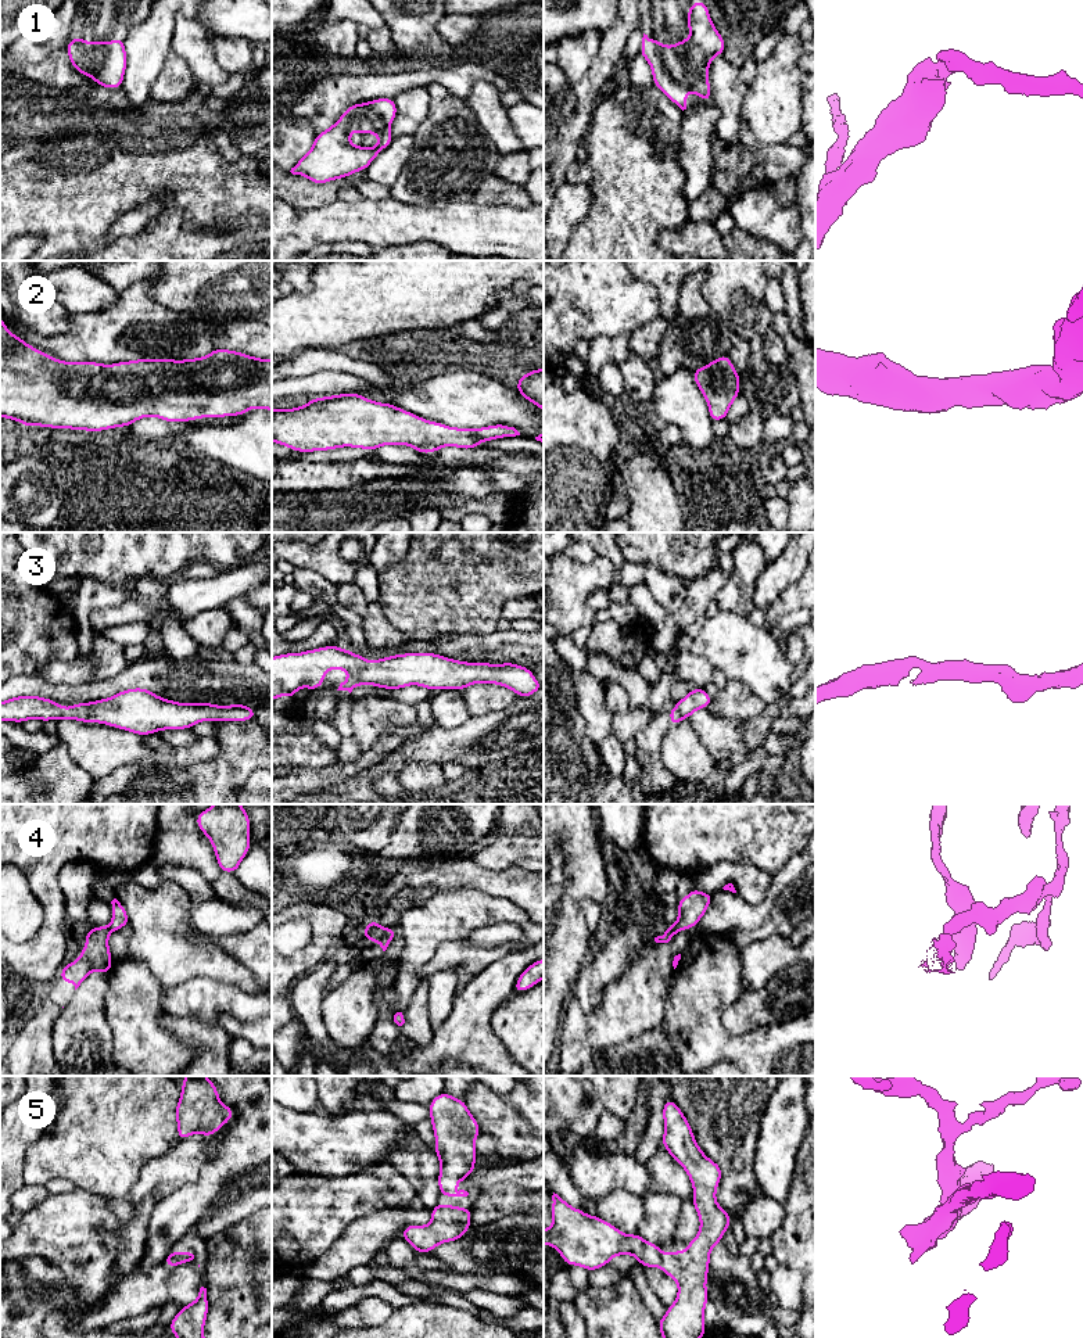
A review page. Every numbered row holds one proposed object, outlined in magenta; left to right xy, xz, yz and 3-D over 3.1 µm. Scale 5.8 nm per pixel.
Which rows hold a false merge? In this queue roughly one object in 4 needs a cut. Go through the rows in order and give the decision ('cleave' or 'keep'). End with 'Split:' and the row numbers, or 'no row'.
1: keep
2: keep
3: keep
4: cleave
5: keep
Split: 4

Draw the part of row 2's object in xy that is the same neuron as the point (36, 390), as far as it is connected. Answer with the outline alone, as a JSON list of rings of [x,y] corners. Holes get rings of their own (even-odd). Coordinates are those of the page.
[[[0,315],[0,417],[25,427],[94,433],[129,427],[148,416],[175,423],[241,416],[257,408],[272,410],[272,359],[216,348],[207,356],[183,360],[65,362],[14,336]]]

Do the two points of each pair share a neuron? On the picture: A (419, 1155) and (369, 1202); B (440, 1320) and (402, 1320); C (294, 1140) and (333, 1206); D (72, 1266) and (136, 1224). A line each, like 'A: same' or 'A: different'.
A: different
B: same
C: different
D: same

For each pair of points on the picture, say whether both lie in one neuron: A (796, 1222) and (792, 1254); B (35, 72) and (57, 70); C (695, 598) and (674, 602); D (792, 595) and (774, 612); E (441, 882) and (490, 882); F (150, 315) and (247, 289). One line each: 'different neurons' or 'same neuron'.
A: same neuron
B: same neuron
C: different neurons
D: same neuron
E: same neuron
F: different neurons

